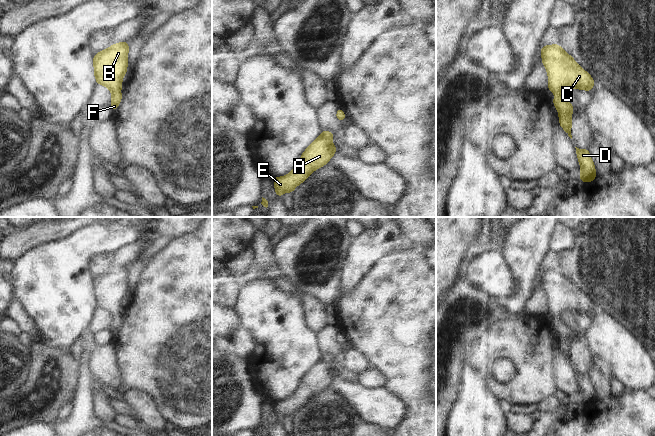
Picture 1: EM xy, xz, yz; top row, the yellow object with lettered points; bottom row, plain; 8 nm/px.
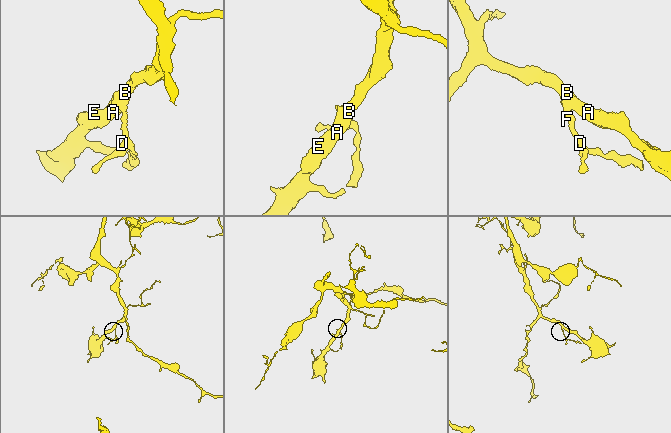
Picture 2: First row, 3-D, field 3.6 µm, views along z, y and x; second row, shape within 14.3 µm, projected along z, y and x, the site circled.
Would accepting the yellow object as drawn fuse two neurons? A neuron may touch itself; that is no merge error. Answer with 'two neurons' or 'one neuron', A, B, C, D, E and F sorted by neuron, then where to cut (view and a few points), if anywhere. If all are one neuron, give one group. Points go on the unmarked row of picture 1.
one neuron; groups A B C D E F; cut none

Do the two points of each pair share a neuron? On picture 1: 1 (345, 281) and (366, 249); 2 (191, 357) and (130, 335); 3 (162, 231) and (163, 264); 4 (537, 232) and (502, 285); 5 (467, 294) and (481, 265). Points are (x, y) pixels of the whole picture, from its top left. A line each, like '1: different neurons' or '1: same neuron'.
1: same neuron
2: same neuron
3: different neurons
4: different neurons
5: different neurons

